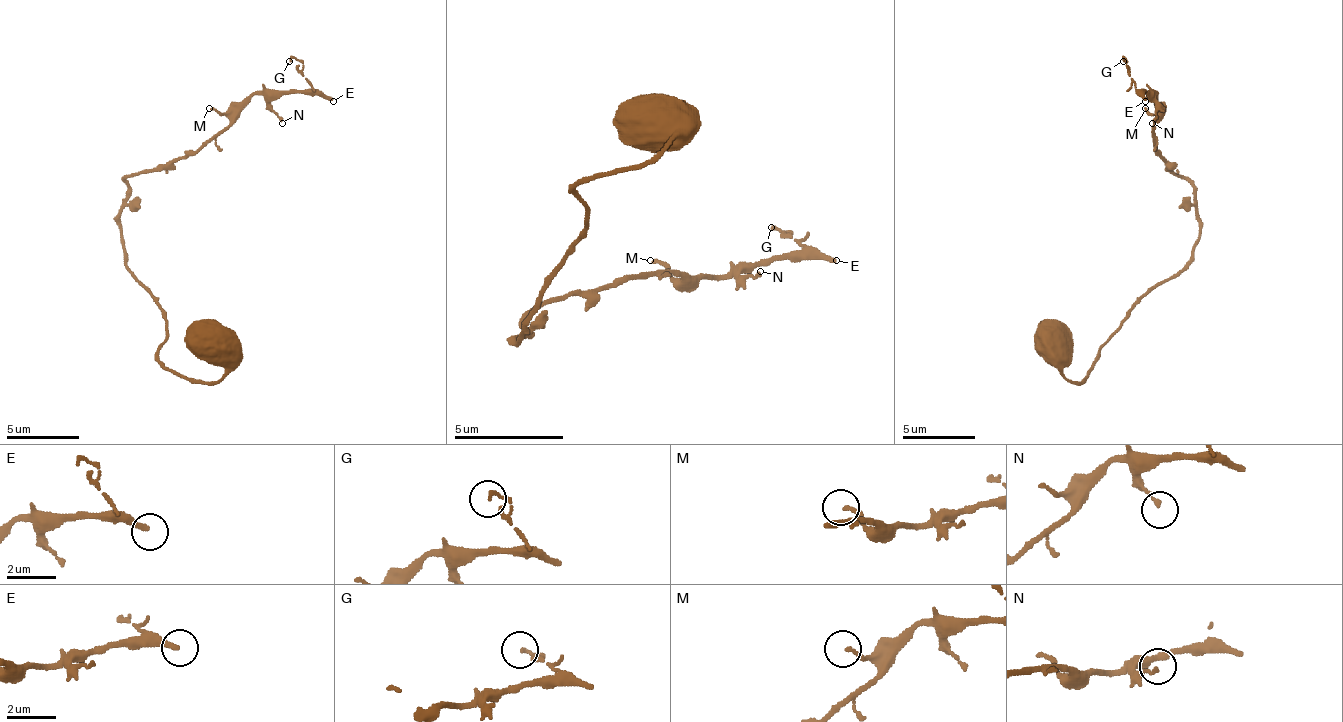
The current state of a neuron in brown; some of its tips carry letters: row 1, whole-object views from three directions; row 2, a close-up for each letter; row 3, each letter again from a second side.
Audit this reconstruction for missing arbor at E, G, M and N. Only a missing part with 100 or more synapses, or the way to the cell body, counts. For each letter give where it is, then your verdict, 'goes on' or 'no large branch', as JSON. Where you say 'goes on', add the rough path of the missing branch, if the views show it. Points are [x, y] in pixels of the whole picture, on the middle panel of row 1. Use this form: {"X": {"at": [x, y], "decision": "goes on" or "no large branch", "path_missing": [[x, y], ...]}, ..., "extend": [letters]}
{"E": {"at": [836, 260], "decision": "goes on"}, "G": {"at": [771, 227], "decision": "no large branch"}, "M": {"at": [650, 260], "decision": "no large branch"}, "N": {"at": [760, 271], "decision": "no large branch"}, "extend": ["E"]}

